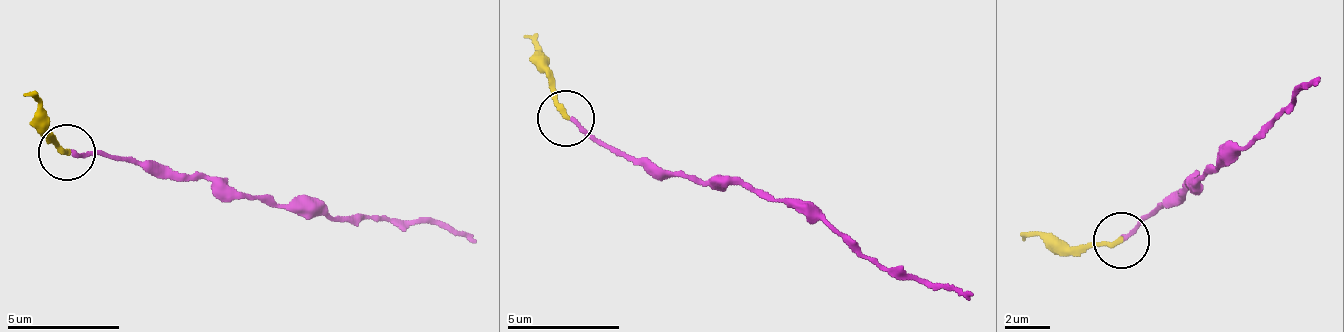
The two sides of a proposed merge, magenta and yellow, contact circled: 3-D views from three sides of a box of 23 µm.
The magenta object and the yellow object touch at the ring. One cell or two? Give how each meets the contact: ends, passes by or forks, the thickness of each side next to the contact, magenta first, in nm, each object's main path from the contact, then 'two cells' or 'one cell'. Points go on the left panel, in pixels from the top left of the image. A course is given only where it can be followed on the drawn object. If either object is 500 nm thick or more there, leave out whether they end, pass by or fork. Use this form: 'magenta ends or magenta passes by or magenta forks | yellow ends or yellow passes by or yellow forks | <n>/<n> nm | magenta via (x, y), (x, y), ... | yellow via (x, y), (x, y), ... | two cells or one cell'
magenta ends | yellow ends | 160/240 nm | magenta via (68, 152), (158, 167), (390, 224), (446, 223), (474, 238) | yellow via (68, 152), (45, 115), (22, 95) | two cells

